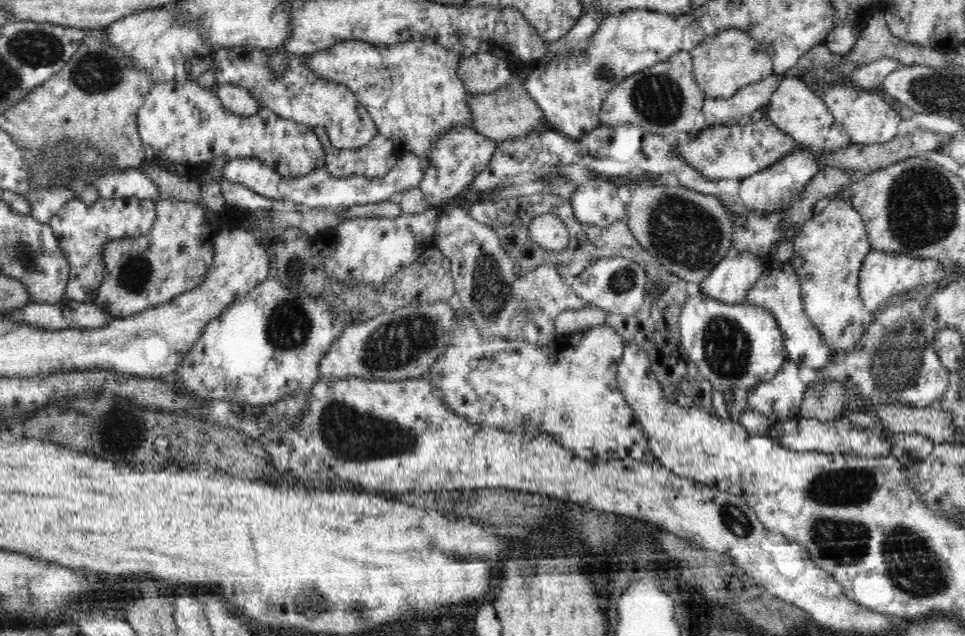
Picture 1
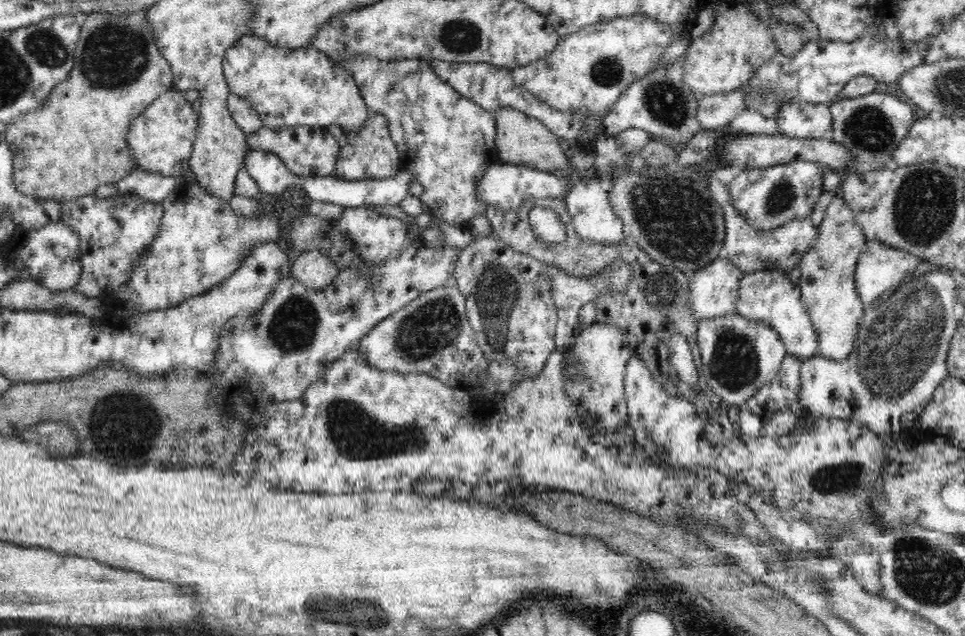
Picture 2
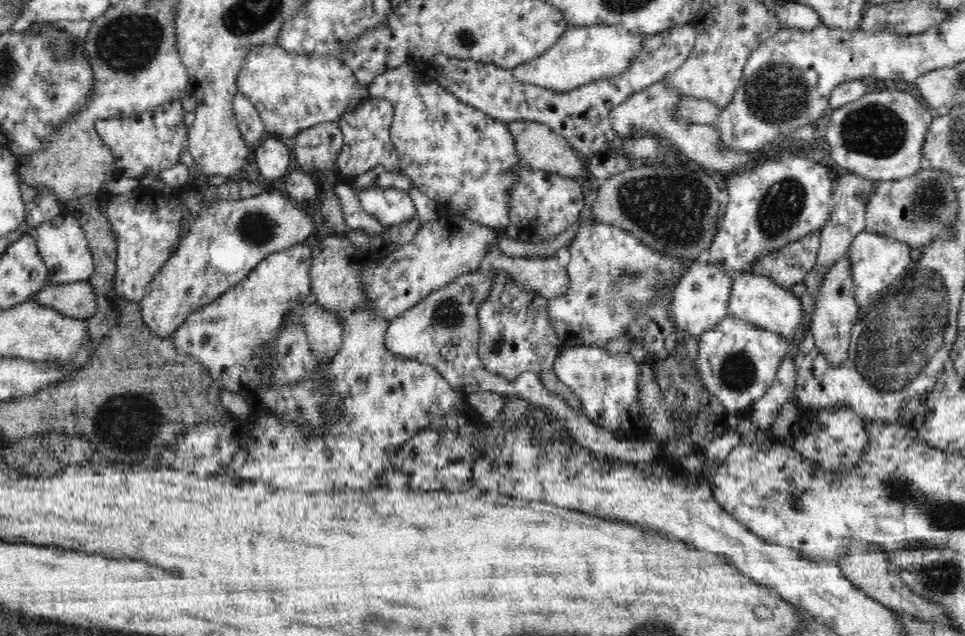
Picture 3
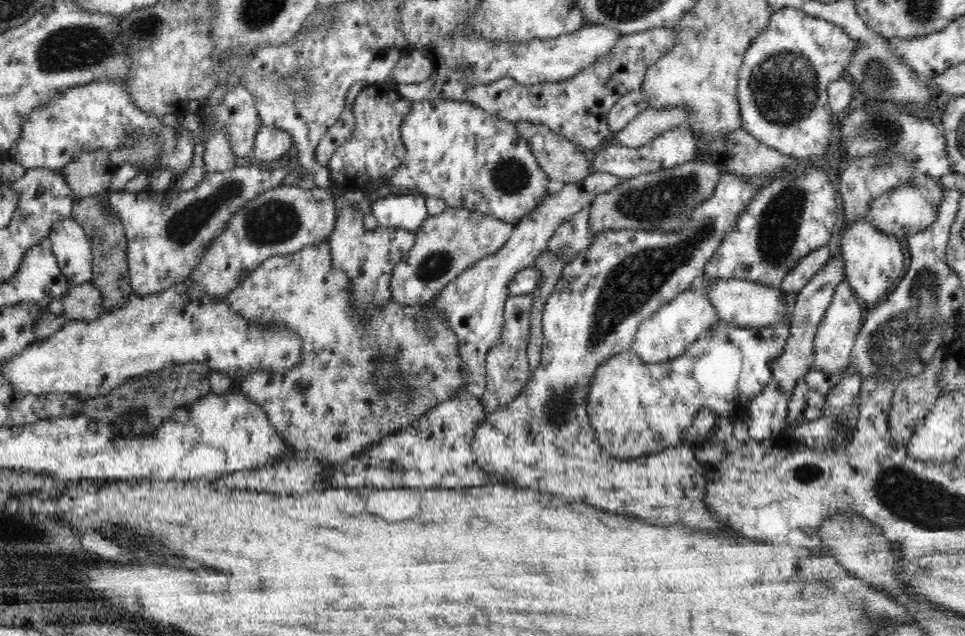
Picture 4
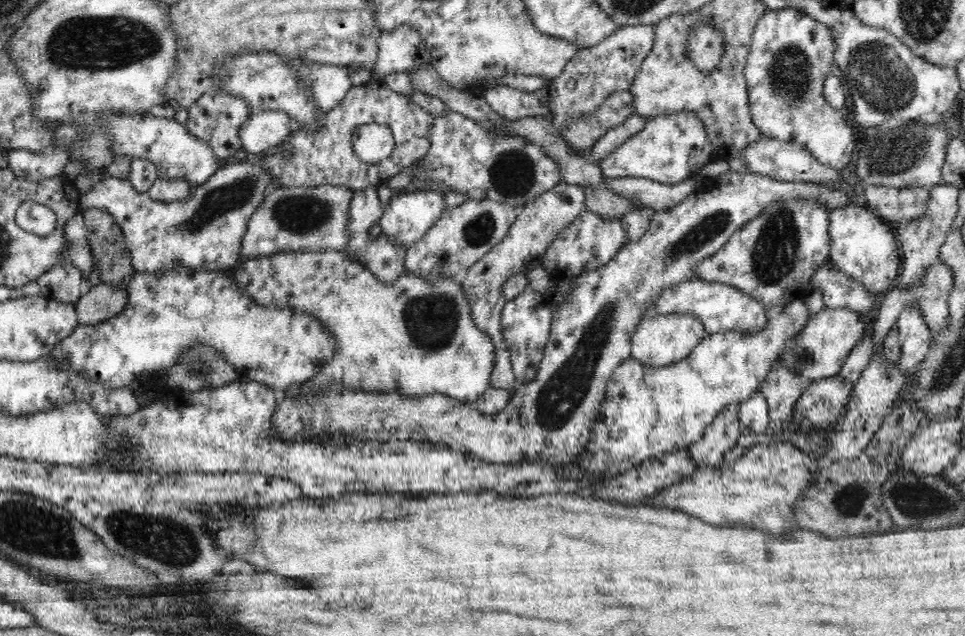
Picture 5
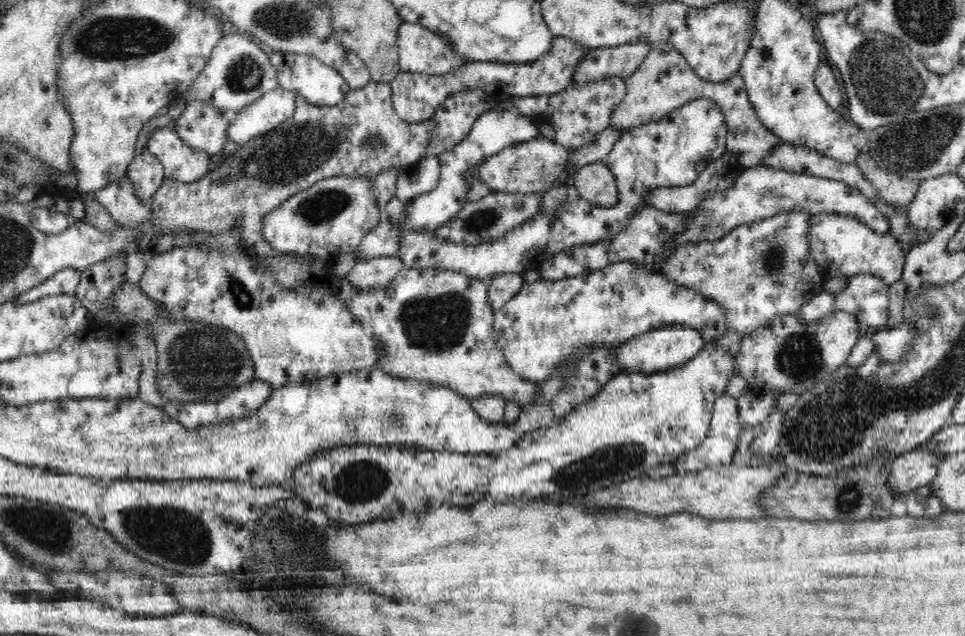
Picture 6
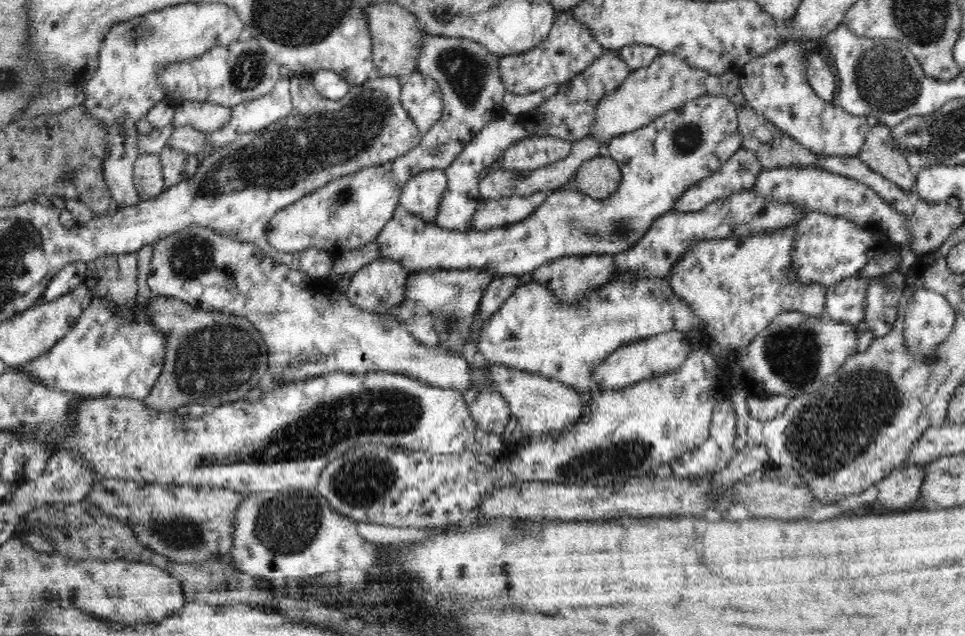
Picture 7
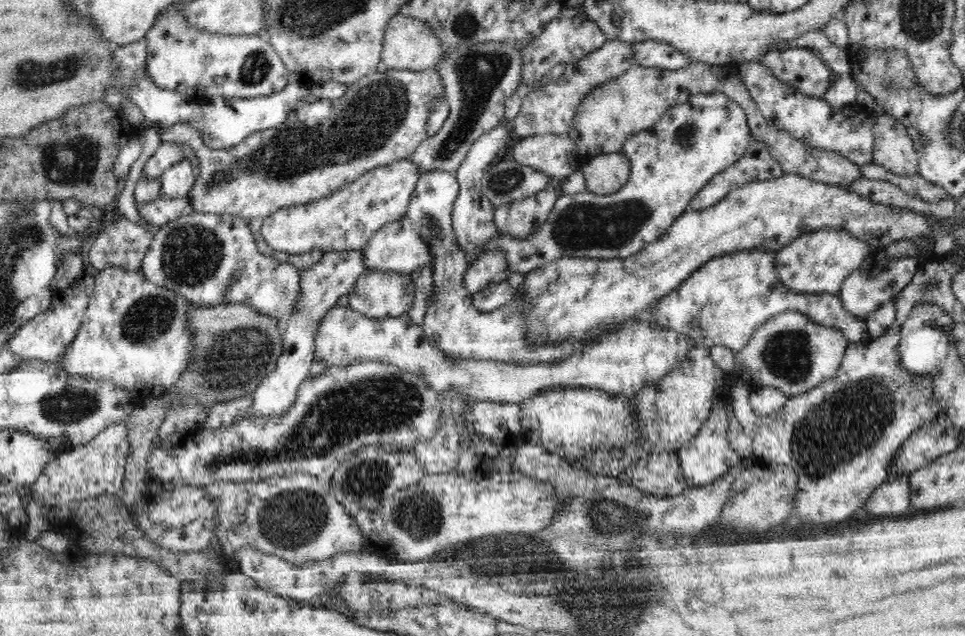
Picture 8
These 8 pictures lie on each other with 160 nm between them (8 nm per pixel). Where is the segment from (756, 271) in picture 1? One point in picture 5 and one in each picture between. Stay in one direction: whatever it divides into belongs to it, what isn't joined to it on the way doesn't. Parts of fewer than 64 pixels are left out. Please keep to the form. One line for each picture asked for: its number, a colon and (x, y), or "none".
2: (714, 290)
3: (700, 301)
4: (666, 334)
5: (660, 340)

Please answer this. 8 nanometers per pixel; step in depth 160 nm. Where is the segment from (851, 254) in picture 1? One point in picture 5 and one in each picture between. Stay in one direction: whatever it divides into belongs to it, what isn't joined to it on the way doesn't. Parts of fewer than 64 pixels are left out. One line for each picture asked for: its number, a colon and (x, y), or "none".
2: (827, 282)
3: (835, 312)
4: (835, 336)
5: (818, 351)

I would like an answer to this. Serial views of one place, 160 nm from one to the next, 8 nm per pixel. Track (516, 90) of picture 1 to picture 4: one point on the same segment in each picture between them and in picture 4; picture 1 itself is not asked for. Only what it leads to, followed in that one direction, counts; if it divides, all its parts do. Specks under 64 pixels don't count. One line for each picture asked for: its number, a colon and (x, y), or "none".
2: (520, 139)
3: (539, 147)
4: (557, 156)

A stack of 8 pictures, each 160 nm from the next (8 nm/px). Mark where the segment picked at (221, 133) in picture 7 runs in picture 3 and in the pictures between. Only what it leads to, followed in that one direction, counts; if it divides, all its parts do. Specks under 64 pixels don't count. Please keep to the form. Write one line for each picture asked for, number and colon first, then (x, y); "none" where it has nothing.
3: (273, 156)
4: (271, 143)
5: (263, 131)
6: (263, 115)

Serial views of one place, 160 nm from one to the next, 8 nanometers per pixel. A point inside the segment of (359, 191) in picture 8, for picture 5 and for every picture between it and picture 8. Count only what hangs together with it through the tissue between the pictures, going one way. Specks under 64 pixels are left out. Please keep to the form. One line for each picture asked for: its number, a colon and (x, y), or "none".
5: (314, 219)
6: (332, 217)
7: (347, 213)

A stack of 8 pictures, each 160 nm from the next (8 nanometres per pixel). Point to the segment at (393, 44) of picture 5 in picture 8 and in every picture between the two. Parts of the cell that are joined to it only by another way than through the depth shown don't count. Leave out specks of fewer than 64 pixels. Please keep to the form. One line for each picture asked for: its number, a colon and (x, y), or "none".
6: (420, 50)
7: (472, 89)
8: (477, 79)

